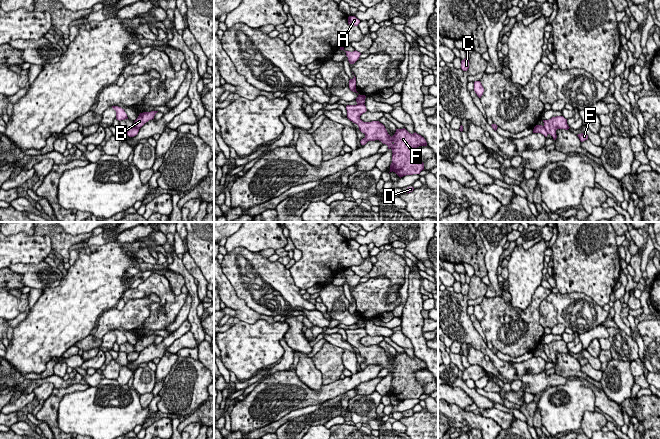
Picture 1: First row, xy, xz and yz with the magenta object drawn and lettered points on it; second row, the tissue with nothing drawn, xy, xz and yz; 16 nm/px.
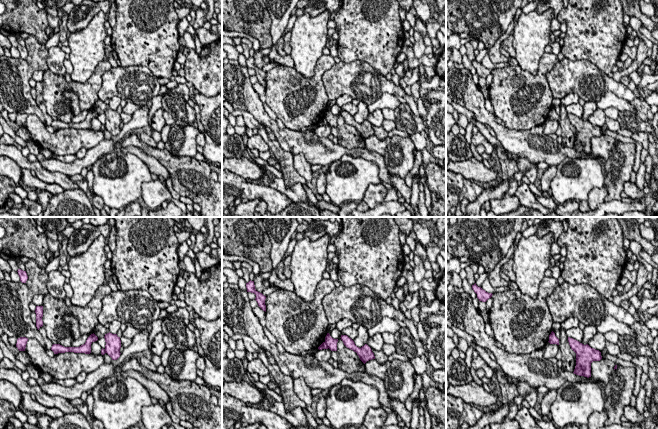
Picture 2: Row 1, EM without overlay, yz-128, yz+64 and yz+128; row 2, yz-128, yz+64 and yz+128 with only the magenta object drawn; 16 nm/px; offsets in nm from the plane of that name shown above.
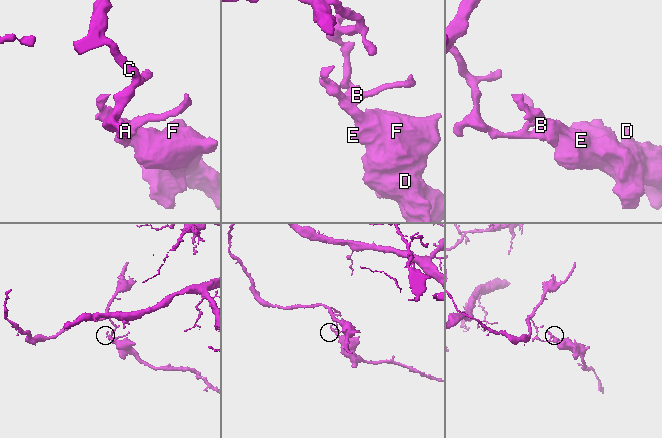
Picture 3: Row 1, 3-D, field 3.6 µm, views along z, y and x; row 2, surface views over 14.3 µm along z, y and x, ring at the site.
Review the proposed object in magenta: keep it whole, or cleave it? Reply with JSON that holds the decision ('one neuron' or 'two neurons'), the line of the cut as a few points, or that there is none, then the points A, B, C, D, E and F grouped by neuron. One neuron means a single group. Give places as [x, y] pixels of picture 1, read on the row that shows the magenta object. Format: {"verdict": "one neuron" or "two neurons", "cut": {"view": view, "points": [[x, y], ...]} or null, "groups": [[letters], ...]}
{"verdict": "two neurons", "cut": {"view": "yz", "points": [[543, 126], [547, 134]]}, "groups": [["A", "C"], ["B", "D", "E", "F"]]}

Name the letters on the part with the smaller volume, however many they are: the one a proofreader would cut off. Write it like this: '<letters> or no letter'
A, C

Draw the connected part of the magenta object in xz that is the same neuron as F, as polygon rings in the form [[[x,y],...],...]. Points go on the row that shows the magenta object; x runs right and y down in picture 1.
[[[365,104],[347,105],[347,118],[357,124],[359,130],[365,134],[360,141],[365,145],[368,141],[379,140],[392,150],[390,172],[395,172],[400,178],[406,175],[420,174],[424,170],[424,163],[417,157],[415,149],[427,146],[427,142],[416,132],[411,134],[405,128],[396,129],[391,137],[385,126],[379,121],[363,122],[360,116],[367,111]]]

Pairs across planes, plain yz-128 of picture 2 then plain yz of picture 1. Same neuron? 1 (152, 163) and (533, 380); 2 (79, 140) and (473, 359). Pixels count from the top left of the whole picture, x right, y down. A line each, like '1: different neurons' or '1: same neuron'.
1: same neuron
2: same neuron

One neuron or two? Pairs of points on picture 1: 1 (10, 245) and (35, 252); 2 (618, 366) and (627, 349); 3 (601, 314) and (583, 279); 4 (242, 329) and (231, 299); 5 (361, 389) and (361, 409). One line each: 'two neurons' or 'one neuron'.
1: one neuron
2: two neurons
3: two neurons
4: two neurons
5: two neurons

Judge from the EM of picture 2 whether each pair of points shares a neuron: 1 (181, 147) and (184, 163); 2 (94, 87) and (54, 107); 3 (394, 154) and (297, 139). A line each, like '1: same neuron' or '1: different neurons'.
1: different neurons
2: same neuron
3: different neurons

